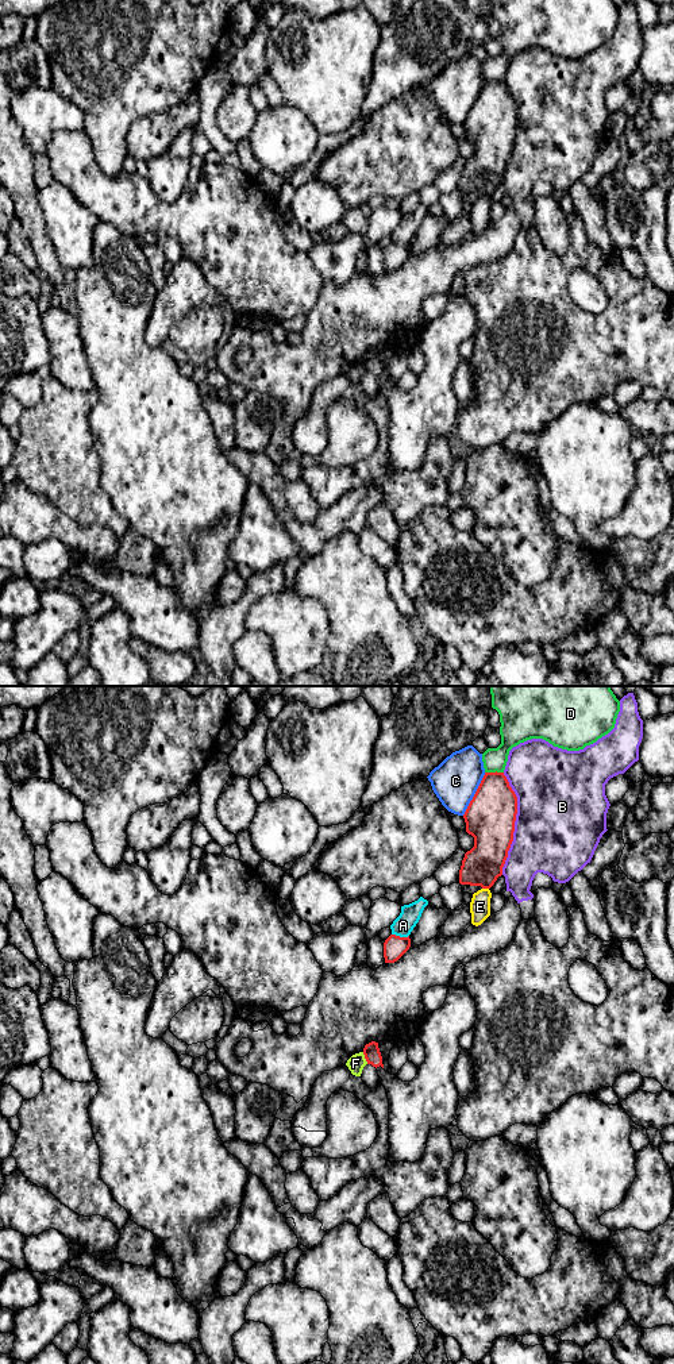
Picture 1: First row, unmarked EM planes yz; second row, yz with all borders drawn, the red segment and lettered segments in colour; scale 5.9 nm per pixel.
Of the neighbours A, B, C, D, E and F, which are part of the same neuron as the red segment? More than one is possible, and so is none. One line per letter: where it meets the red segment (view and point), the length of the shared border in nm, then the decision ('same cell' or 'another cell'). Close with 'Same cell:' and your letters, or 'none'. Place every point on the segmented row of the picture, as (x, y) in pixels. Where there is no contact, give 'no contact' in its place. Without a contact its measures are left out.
A: meets red in yz at (399, 936); contact 110 nm long; another cell
B: meets red in yz at (513, 824); contact 600 nm long; another cell
C: meets red in yz at (474, 794); contact 300 nm long; another cell
D: meets red in yz at (493, 773); contact 110 nm long; another cell
E: meets red in yz at (485, 887); contact 40 nm long; another cell
F: meets red in yz at (365, 1058); contact 80 nm long; another cell
Same cell: none

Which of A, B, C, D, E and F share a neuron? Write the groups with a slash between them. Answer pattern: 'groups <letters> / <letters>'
groups A / B F / C / D / E

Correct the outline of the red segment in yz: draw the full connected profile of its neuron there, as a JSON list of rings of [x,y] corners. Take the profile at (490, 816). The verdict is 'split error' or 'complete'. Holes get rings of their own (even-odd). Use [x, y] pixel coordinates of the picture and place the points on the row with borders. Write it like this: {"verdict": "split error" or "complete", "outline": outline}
{"verdict": "complete", "outline": [[[485,772],[463,818],[474,847],[465,854],[459,883],[490,889],[513,841],[517,797],[504,772]]]}

